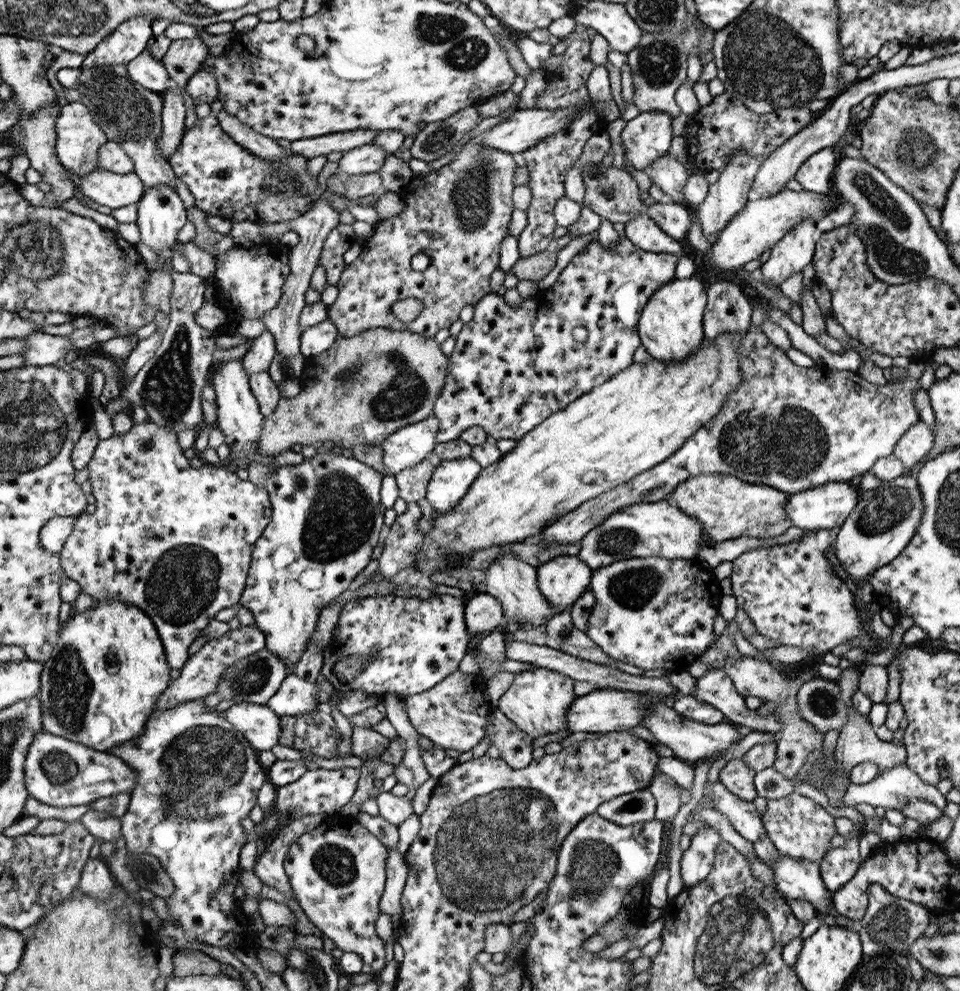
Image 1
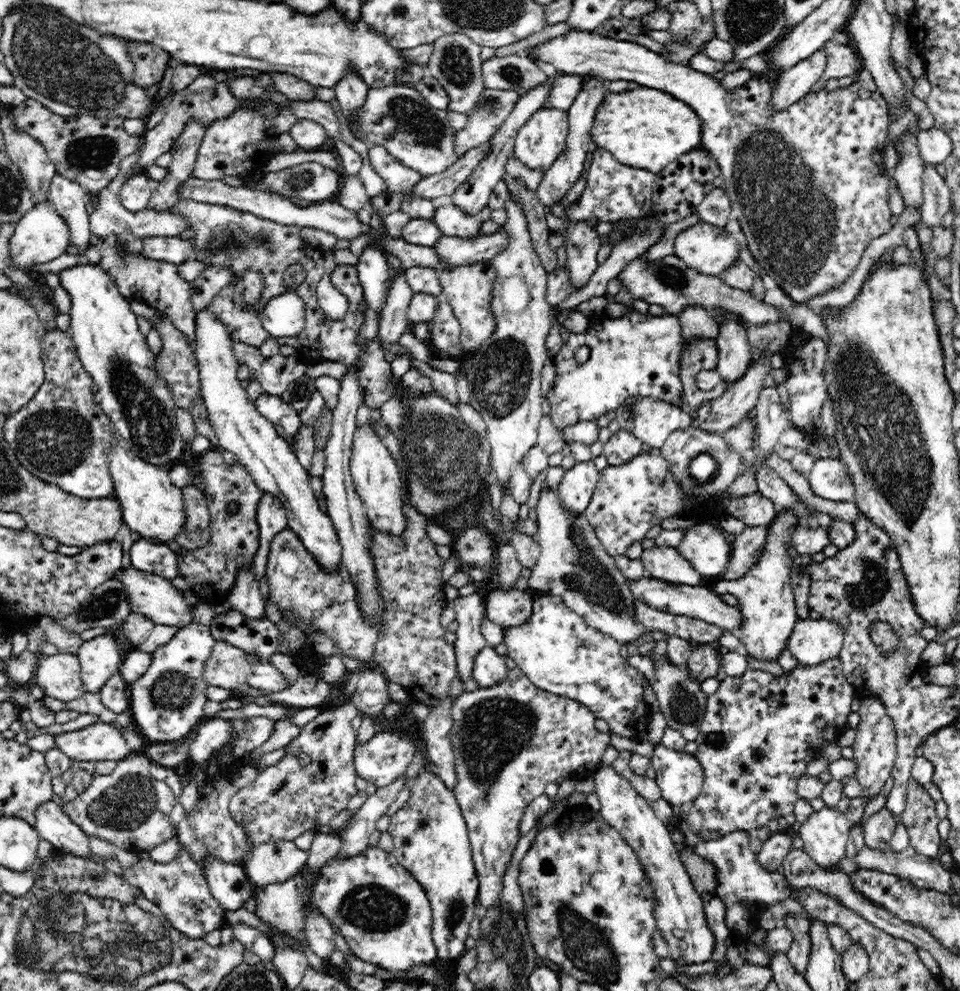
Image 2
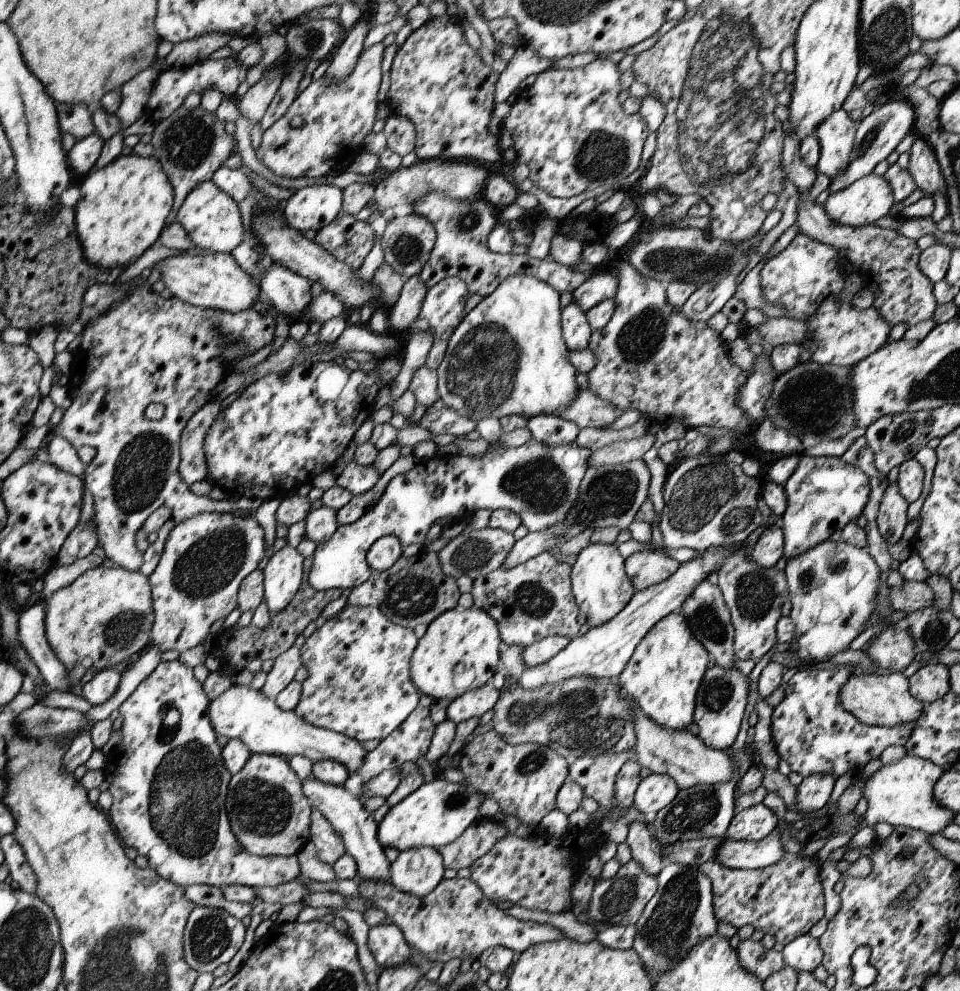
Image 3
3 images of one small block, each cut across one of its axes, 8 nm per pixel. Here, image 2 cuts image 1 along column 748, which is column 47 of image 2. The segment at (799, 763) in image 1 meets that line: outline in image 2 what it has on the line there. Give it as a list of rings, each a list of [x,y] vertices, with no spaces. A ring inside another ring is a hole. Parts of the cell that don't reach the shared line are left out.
[[[62,652],[46,656],[39,662],[37,669],[33,684],[40,686],[46,696],[62,702],[70,702],[85,693],[81,679],[81,664],[76,654]]]

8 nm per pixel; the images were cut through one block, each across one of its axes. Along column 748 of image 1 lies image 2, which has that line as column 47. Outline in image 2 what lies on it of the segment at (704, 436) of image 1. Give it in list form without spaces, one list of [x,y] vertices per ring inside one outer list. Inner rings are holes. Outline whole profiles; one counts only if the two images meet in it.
[[[48,330],[43,338],[42,356],[44,382],[26,406],[5,416],[4,438],[21,465],[43,482],[57,485],[66,493],[79,498],[112,497],[114,482],[106,464],[106,454],[112,450],[116,442],[120,441],[120,438],[115,432],[112,421],[103,413],[90,390],[93,380],[78,358],[74,341],[64,331]]]

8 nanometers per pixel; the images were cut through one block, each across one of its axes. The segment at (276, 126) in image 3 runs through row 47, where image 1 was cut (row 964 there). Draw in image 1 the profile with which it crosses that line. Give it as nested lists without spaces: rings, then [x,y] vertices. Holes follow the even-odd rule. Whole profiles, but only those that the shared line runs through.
[[[338,813],[323,820],[314,830],[302,834],[289,848],[283,862],[292,885],[290,889],[294,891],[292,898],[298,901],[309,920],[344,953],[358,953],[363,963],[372,965],[374,972],[382,971],[387,964],[385,942],[377,934],[376,924],[381,916],[379,902],[386,884],[386,860],[389,849],[382,844],[377,835],[358,822],[357,816]]]

